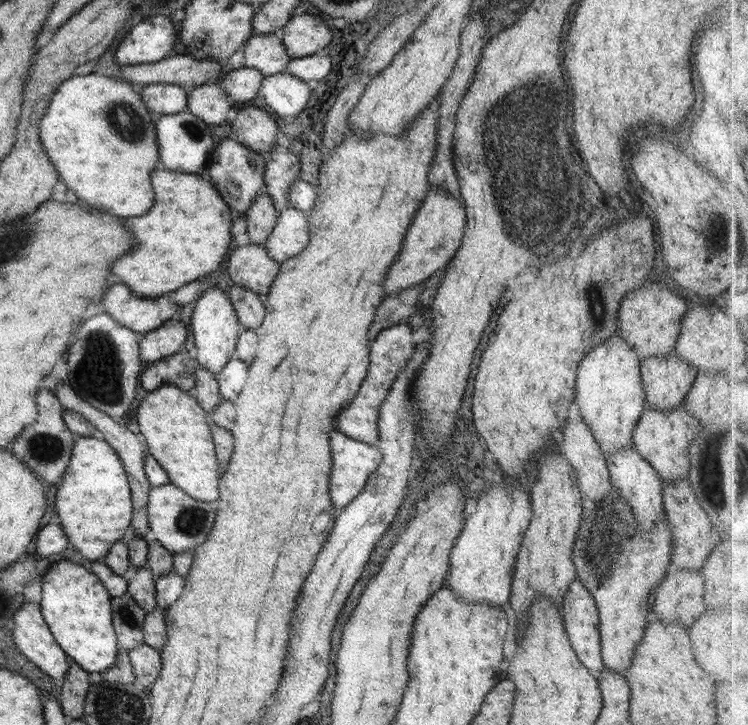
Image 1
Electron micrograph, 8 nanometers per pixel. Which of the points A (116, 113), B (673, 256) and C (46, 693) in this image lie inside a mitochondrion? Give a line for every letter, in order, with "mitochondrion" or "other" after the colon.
A: mitochondrion
B: other
C: other

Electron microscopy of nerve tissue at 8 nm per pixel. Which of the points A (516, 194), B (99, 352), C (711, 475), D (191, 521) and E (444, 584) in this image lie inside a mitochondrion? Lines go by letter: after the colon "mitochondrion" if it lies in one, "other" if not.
A: mitochondrion
B: mitochondrion
C: mitochondrion
D: mitochondrion
E: other

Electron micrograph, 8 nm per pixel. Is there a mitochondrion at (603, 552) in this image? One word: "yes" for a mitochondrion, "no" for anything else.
yes

